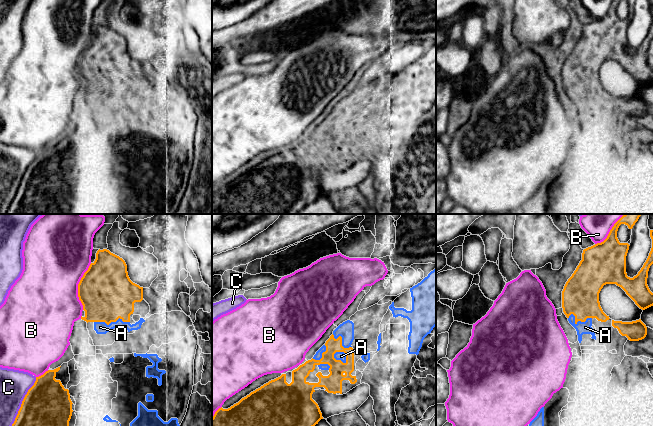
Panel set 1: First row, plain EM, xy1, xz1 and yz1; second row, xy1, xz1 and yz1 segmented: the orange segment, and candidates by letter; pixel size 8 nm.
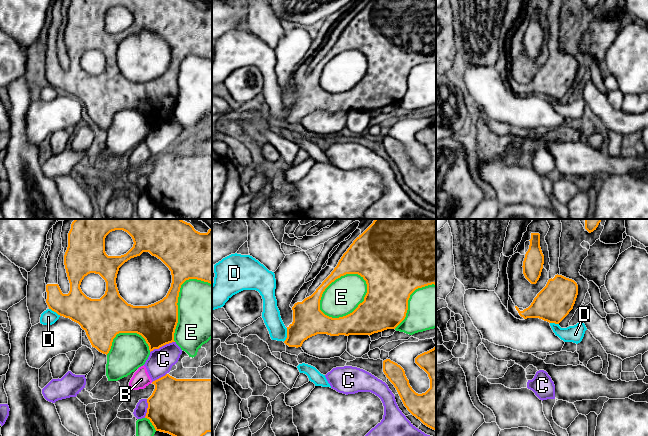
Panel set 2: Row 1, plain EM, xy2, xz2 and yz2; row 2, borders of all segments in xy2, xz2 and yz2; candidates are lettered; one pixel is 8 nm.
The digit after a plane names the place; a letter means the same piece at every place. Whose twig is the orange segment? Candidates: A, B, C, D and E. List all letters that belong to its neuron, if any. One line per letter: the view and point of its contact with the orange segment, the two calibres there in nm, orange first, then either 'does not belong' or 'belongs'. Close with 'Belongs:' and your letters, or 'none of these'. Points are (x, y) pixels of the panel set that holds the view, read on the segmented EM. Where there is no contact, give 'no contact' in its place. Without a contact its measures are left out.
A: meets orange in xy1 at (111, 321); 440 nm thick on the orange side, 100 nm on the other; belongs
B: meets orange in xy1 at (78, 286); 440 nm thick on the orange side, 500 nm on the other; does not belong
C: meets orange in xy1 at (22, 401); 360 nm thick on the orange side, 240 nm on the other; does not belong
D: meets orange in xz2 at (287, 335); 260 nm thick on the orange side, 140 nm on the other; does not belong
E: meets orange in xz2 at (335, 279); 240 nm thick on the orange side, 280 nm on the other; does not belong
Belongs: A

